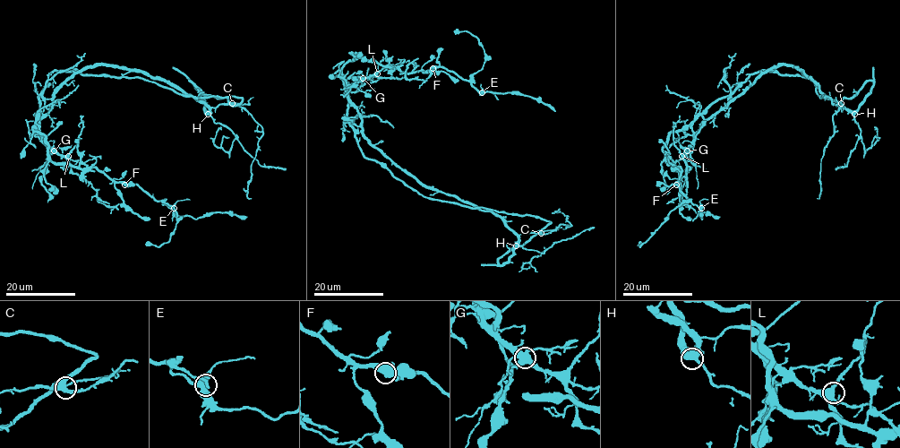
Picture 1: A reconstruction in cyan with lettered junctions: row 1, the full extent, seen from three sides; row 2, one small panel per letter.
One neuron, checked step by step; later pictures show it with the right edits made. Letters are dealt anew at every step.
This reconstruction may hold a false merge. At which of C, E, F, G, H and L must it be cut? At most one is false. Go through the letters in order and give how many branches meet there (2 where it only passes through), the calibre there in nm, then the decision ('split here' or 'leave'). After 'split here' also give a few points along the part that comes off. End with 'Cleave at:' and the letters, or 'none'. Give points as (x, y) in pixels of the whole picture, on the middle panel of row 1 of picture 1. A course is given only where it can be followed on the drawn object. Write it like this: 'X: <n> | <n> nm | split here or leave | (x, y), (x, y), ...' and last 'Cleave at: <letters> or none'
C: 5 | 440 nm | leave
E: 3 | 500 nm | leave
F: 3 | 550 nm | leave
G: 5 | 550 nm | leave
H: 3 | 480 nm | leave
L: 4 | 400 nm | leave
Cleave at: none

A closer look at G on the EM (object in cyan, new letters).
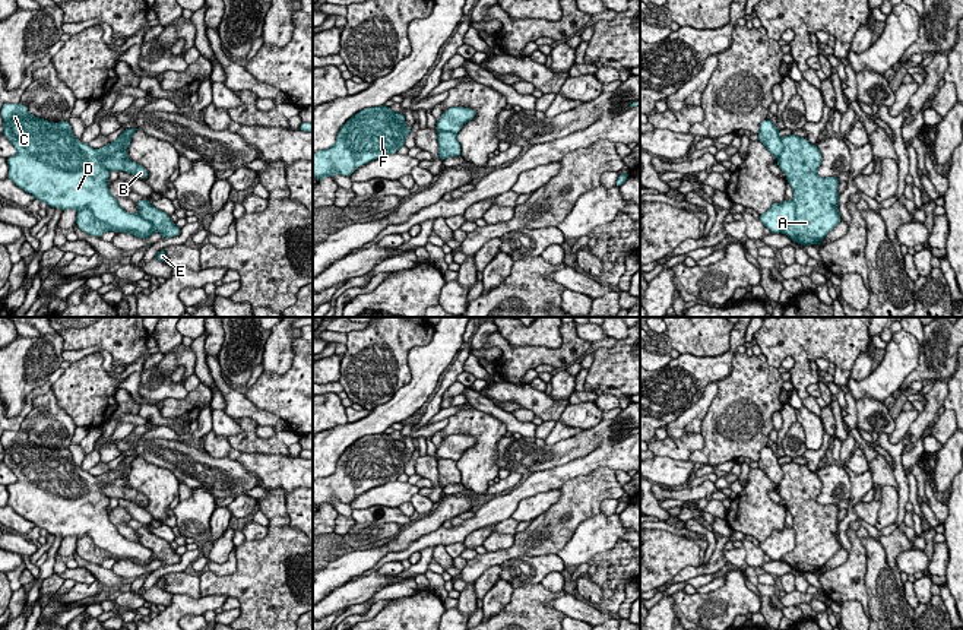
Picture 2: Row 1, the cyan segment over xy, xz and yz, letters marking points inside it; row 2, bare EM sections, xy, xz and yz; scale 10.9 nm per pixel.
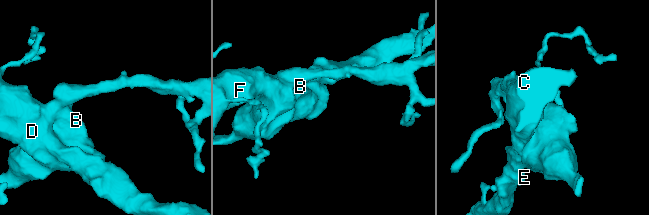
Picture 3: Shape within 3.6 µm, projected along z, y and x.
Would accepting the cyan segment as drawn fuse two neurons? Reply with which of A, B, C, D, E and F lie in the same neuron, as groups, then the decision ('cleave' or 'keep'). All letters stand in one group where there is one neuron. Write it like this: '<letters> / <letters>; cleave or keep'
A B C D E F; keep

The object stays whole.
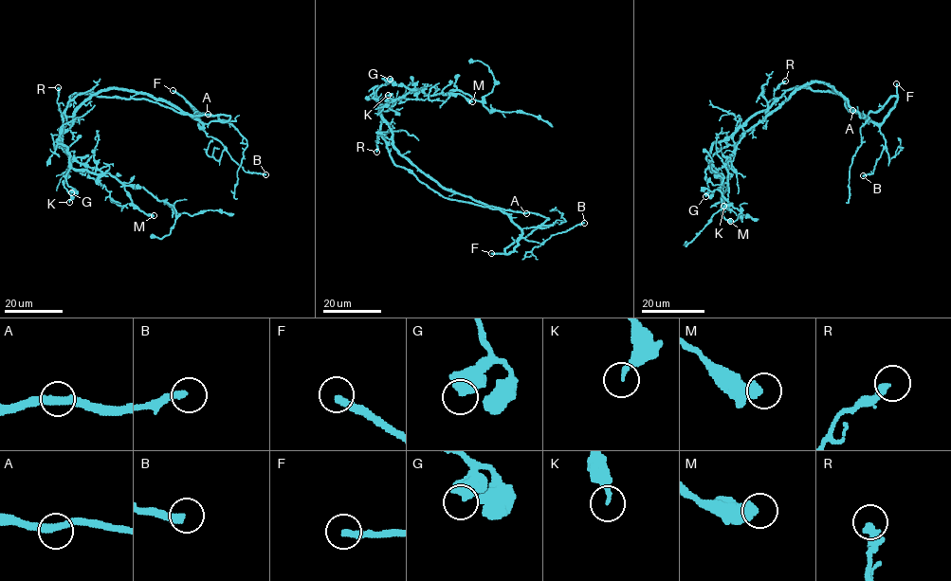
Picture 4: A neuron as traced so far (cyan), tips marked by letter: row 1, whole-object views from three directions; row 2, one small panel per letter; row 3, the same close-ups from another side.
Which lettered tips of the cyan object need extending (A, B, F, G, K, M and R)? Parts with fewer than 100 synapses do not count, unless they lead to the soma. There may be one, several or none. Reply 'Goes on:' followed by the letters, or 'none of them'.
Goes on: F

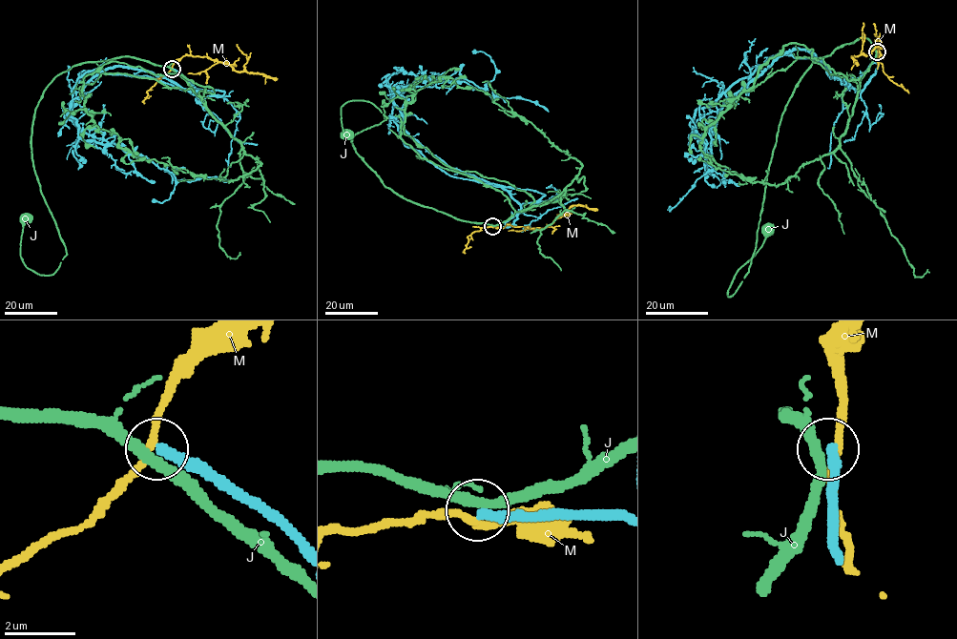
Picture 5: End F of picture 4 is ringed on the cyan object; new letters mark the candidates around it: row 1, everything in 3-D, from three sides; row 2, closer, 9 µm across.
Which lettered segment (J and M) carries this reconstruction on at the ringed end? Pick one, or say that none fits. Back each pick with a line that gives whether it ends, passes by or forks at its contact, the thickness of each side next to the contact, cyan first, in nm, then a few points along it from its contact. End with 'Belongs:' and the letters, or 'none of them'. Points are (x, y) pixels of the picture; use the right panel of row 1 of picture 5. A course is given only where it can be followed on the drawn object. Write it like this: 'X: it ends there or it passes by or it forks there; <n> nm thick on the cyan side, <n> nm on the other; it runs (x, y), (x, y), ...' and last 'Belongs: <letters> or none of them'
Belongs: none of them

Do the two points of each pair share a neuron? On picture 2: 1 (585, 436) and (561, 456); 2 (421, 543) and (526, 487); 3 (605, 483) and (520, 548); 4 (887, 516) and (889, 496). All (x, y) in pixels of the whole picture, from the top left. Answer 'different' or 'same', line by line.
1: same
2: same
3: same
4: same

